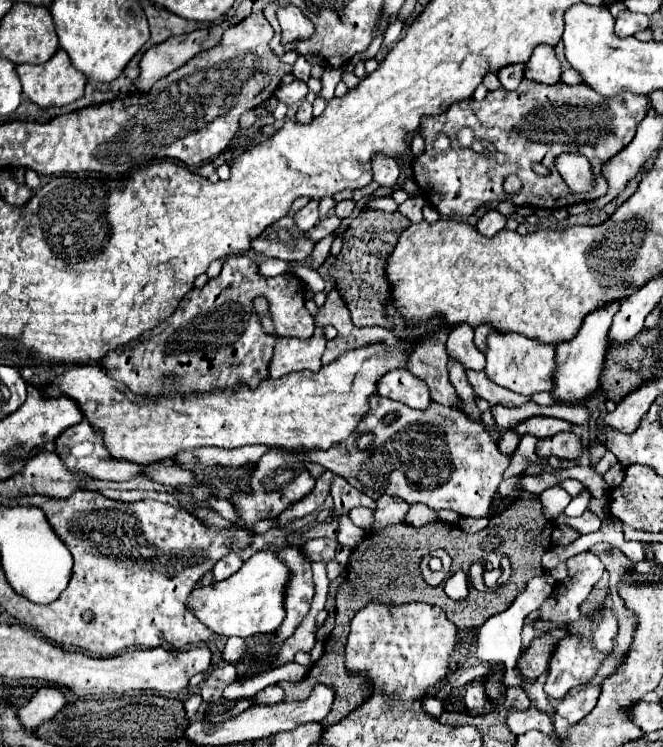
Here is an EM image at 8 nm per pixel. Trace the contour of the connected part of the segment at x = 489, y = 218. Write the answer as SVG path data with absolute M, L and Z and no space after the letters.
M490 209L482 215L482 219L476 223L476 231L480 235L486 235L486 237L494 237L498 231L502 231L506 225L506 217L500 215L498 211Z

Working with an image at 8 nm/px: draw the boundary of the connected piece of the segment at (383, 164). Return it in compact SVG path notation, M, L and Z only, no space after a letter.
M376 157L374 159L374 181L382 187L392 187L400 175L400 167L390 157Z

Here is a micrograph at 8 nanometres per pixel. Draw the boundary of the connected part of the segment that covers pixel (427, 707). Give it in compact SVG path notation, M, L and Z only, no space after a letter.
M426 697L424 699L424 711L432 717L438 717L442 711L444 711L444 703L440 699L434 699L434 697Z

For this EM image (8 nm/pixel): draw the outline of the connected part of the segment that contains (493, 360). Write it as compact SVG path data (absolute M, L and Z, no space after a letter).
M492 331L488 337L486 355L486 375L500 387L506 387L520 395L534 395L542 391L552 391L552 371L554 371L554 347L538 343L518 333L498 333Z

